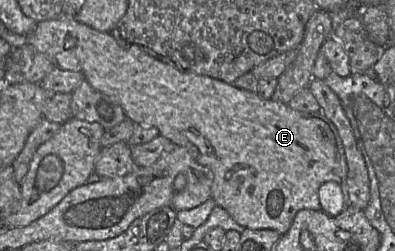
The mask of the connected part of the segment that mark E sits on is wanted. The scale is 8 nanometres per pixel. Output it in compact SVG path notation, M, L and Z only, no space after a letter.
M66 16L60 19L38 22L35 30L28 35L28 44L38 52L47 55L56 65L63 70L78 71L84 75L84 79L96 90L110 96L119 103L126 114L126 117L135 123L145 126L154 126L159 129L160 135L170 139L176 145L186 146L193 144L199 149L198 163L210 168L214 173L214 180L211 186L211 197L218 206L223 207L230 216L241 226L248 229L273 229L280 235L285 234L296 215L301 209L321 209L319 201L319 189L326 182L336 182L340 185L344 206L350 205L347 190L348 166L346 162L345 149L339 132L333 122L323 112L309 113L292 109L288 104L273 99L263 99L257 93L236 87L233 83L227 83L206 75L185 72L175 68L156 57L152 56L144 47L132 44L129 47L122 47L116 39L108 32L95 30L83 23L80 23L74 16Z

